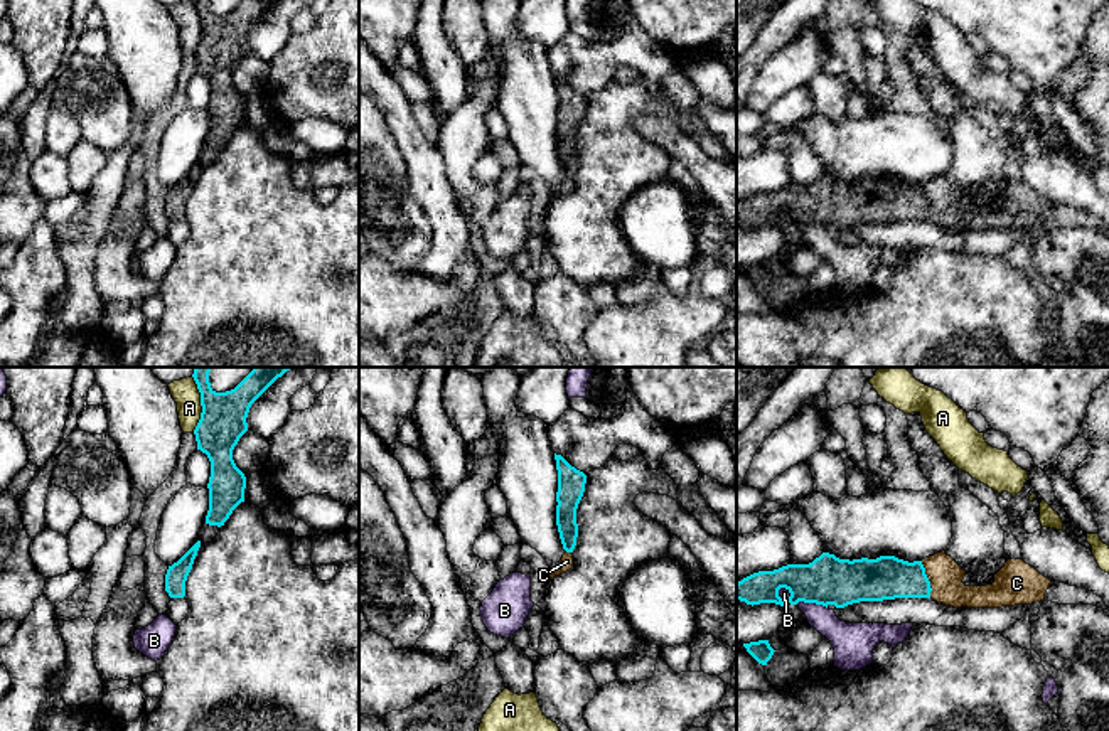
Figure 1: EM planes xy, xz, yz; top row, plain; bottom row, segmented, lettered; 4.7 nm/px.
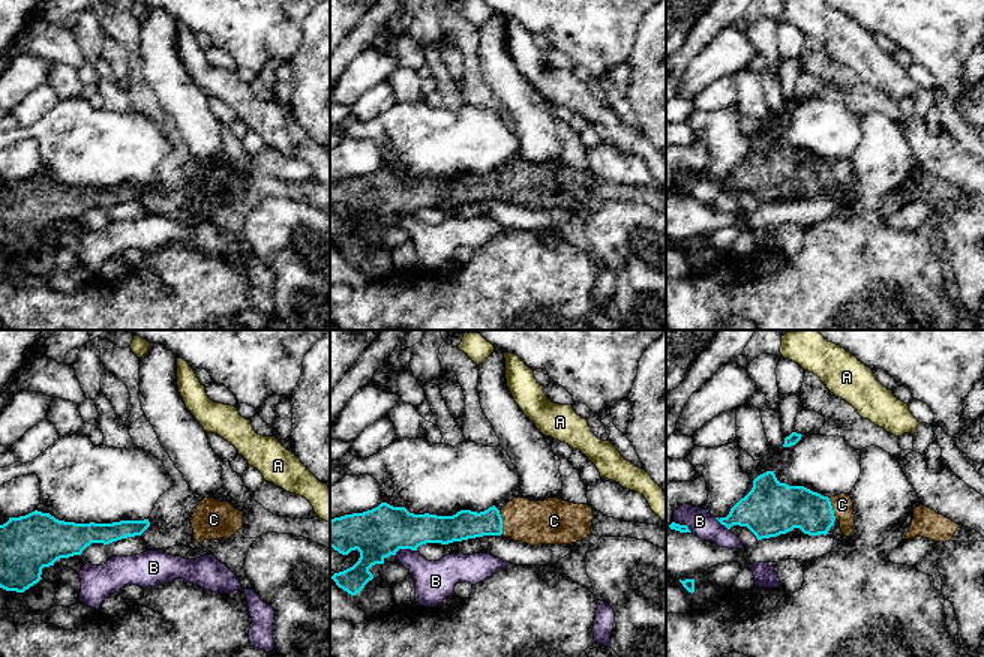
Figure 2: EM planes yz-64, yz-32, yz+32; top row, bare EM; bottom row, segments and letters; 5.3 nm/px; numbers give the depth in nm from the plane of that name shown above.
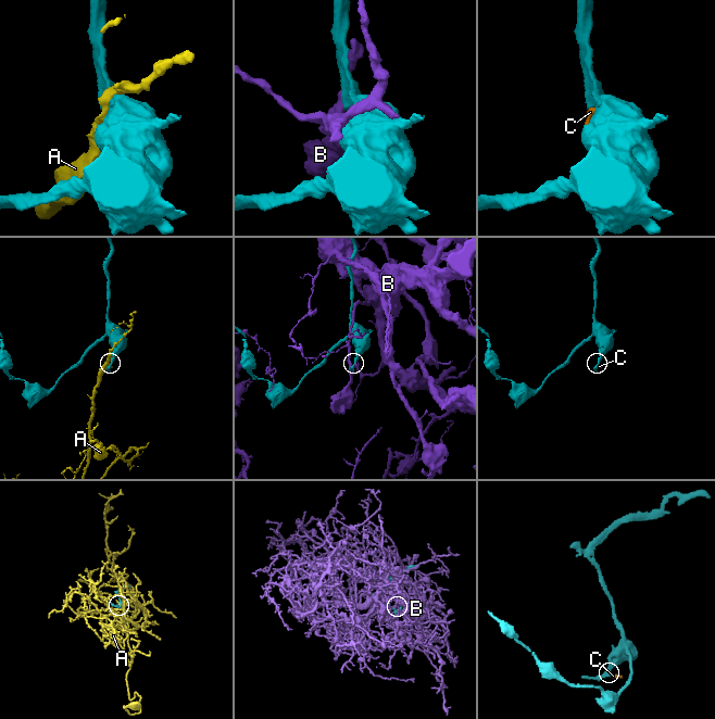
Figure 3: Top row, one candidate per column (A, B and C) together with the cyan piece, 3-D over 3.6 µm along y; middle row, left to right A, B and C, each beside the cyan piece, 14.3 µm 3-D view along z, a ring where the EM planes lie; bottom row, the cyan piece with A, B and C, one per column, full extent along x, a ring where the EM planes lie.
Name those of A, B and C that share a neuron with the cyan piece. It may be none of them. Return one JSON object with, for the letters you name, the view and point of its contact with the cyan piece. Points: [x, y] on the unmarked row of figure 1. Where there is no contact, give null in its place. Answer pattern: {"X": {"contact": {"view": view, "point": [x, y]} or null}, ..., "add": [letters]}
{"C": {"contact": {"view": "yz", "point": [927, 202]}}, "add": ["C"]}

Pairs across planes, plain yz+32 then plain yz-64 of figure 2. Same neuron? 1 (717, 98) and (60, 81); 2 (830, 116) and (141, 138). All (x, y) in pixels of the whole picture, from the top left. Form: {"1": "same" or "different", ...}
{"1": "different", "2": "same"}

